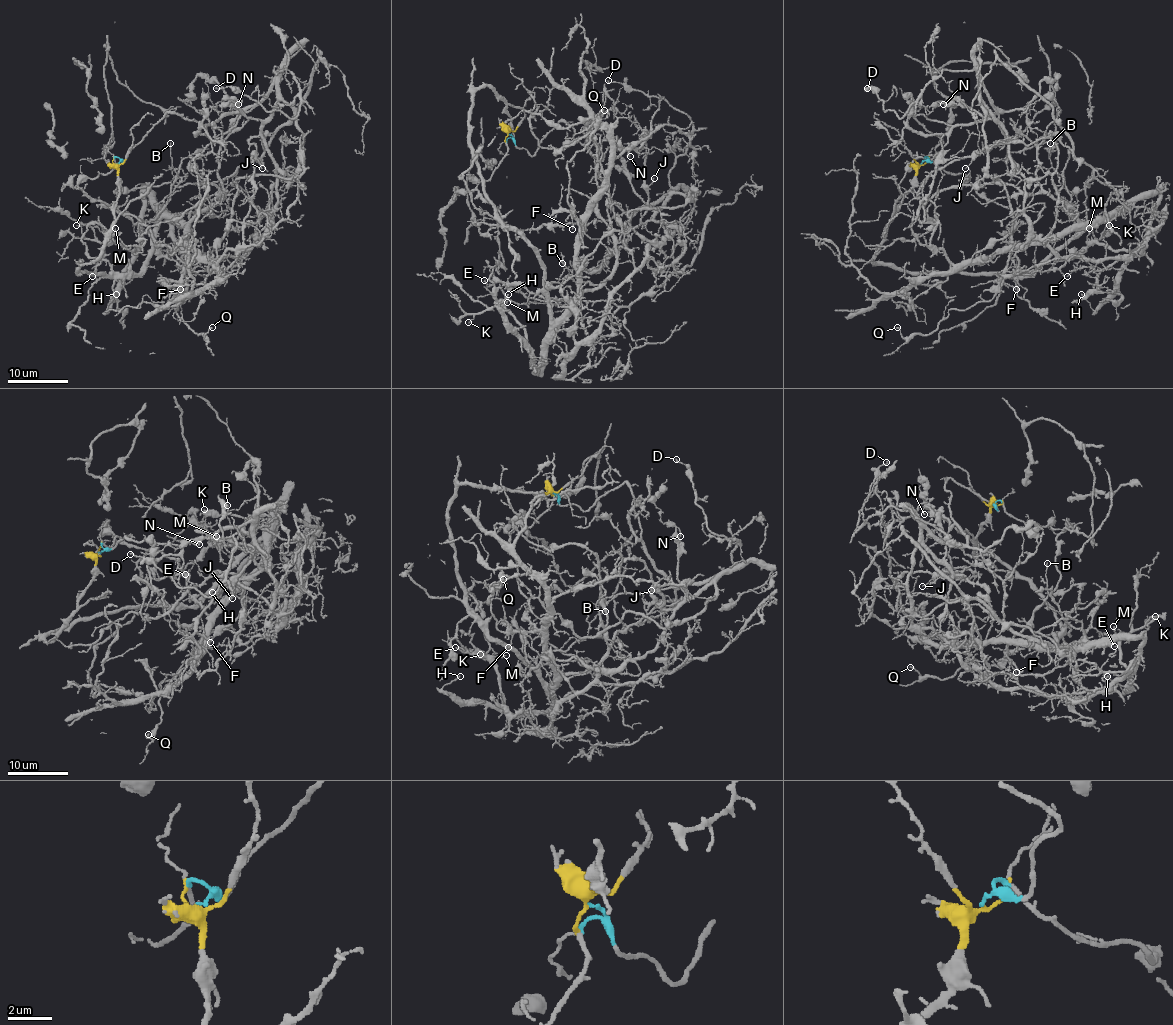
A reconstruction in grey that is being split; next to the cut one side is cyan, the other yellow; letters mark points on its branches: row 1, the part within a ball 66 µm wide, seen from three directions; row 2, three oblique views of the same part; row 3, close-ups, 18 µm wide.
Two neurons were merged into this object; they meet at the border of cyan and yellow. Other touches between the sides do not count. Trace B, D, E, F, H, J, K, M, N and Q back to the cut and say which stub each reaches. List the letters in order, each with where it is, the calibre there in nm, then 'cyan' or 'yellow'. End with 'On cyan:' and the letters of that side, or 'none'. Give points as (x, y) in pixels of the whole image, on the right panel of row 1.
B: at (1050, 143); 100 nm thick; yellow
D: at (867, 88); 130 nm thick; cyan
E: at (1067, 276); 120 nm thick; yellow
F: at (1016, 289); 130 nm thick; yellow
H: at (1081, 294); 100 nm thick; yellow
J: at (965, 168); 90 nm thick; cyan
K: at (1109, 225); 100 nm thick; yellow
M: at (1089, 228); 160 nm thick; yellow
N: at (943, 104); 120 nm thick; cyan
Q: at (897, 327); 140 nm thick; yellow
On cyan: D, J, N

